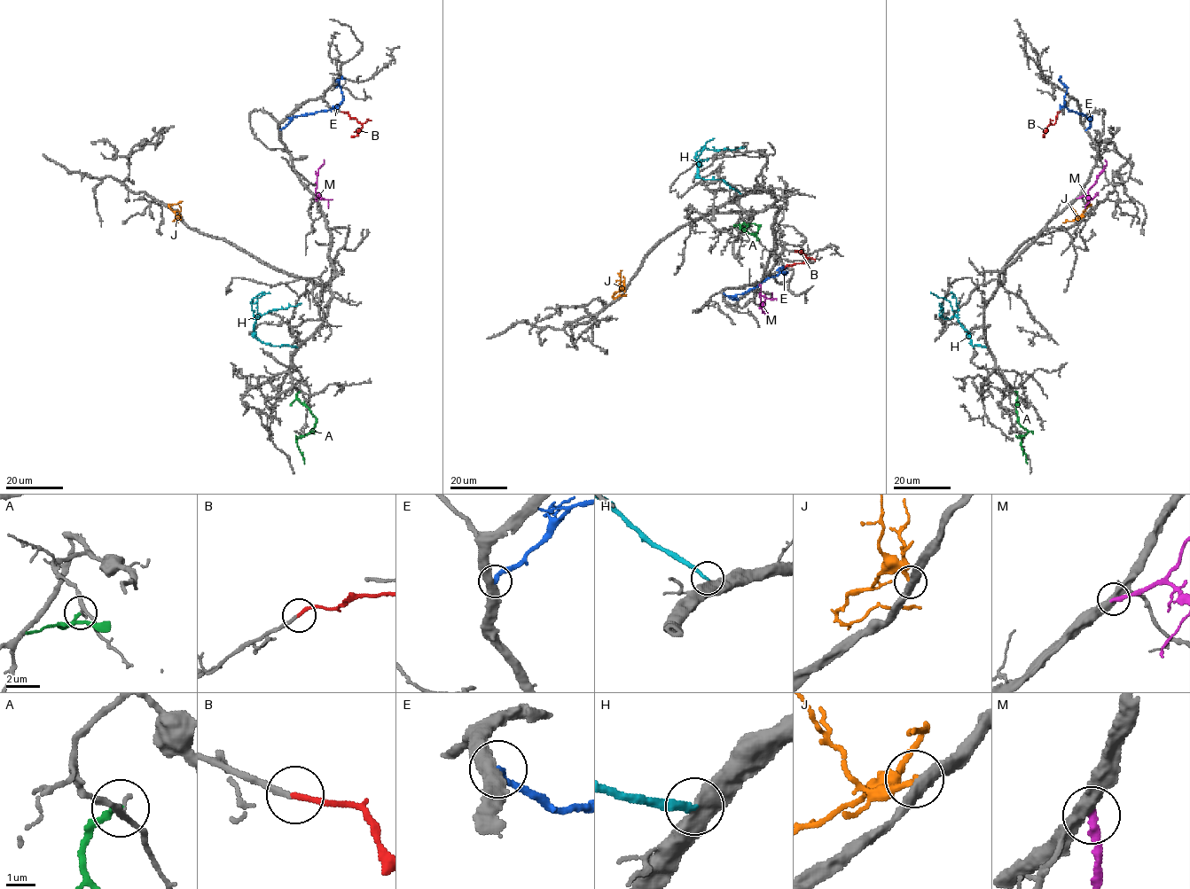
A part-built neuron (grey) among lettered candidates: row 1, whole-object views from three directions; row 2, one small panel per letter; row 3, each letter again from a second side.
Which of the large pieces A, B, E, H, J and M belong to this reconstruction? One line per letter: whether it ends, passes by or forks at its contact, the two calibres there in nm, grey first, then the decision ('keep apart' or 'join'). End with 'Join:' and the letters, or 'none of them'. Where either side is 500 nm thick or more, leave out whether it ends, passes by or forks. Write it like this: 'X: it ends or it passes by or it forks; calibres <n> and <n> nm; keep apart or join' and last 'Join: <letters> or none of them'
A: it ends; calibres 170 and 200 nm; keep apart
B: it ends; calibres 190 and 200 nm; join
E: it ends; calibres 480 and 260 nm; keep apart
H: it ends; calibres 480 and 220 nm; keep apart
J: it ends; calibres 440 and 220 nm; keep apart
M: it ends; calibres 440 and 280 nm; join
Join: B, M

